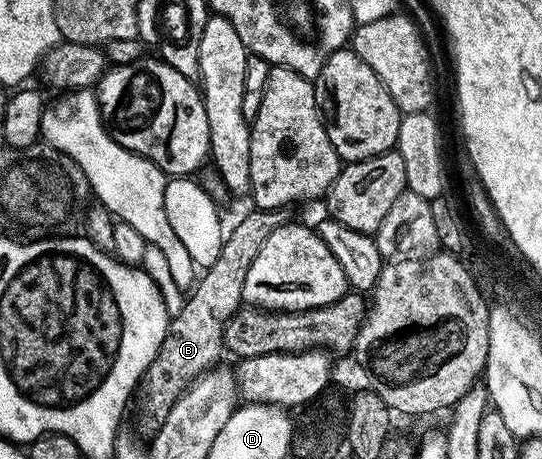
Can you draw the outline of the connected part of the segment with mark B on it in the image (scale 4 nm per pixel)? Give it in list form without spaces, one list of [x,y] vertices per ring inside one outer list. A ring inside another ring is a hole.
[[[253,208],[236,226],[227,230],[222,247],[218,251],[218,259],[209,269],[203,270],[195,282],[194,288],[187,294],[184,306],[168,322],[166,339],[162,339],[162,347],[158,355],[144,372],[142,384],[138,389],[140,406],[136,409],[136,425],[134,429],[141,438],[151,439],[166,423],[166,415],[170,415],[170,407],[178,403],[178,399],[192,385],[192,382],[217,364],[224,348],[224,325],[237,309],[241,308],[244,296],[242,286],[246,284],[246,274],[250,271],[250,263],[254,263],[258,251],[262,251],[262,243],[270,239],[270,231],[280,225],[289,224],[289,210]]]

